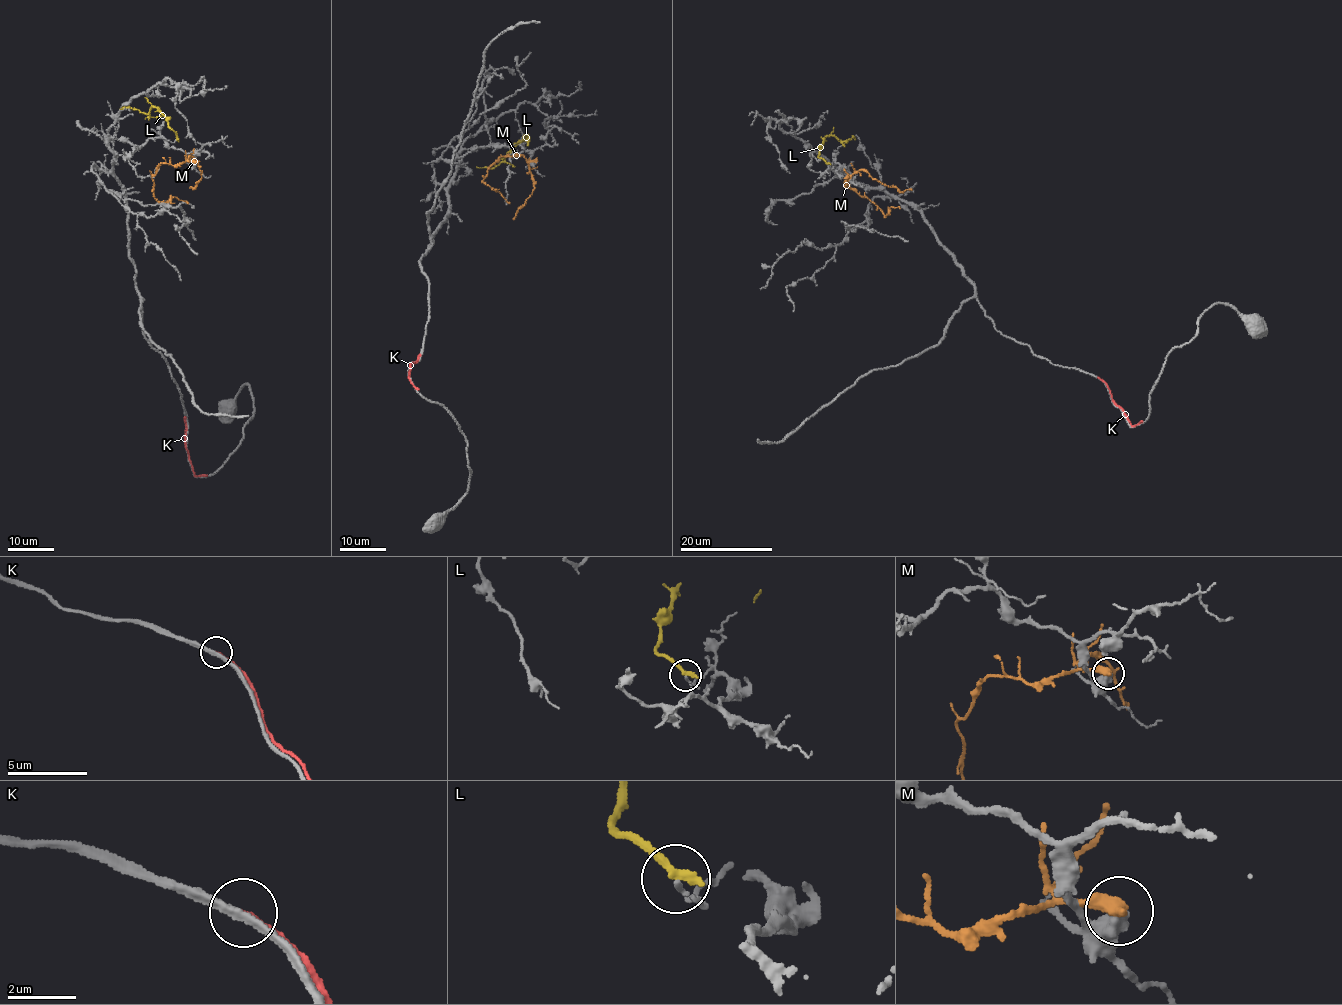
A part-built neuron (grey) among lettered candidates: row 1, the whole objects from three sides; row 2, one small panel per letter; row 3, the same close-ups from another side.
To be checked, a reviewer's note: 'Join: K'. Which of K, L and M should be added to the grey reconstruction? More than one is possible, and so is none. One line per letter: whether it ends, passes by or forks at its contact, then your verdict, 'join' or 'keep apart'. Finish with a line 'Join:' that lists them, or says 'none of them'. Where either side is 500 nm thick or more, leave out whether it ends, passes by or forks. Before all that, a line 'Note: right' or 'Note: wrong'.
Note: wrong
K: it ends | keep apart
L: it ends | keep apart
M: keep apart
Join: none of them

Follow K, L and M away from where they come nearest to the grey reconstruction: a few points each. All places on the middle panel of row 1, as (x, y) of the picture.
K: (420, 354), (418, 360), (411, 362), (408, 376), (419, 390)
L: (528, 142), (526, 134), (498, 165), (476, 166)
M: (536, 161), (528, 161), (522, 155), (502, 156), (487, 170), (482, 181), (510, 204)

